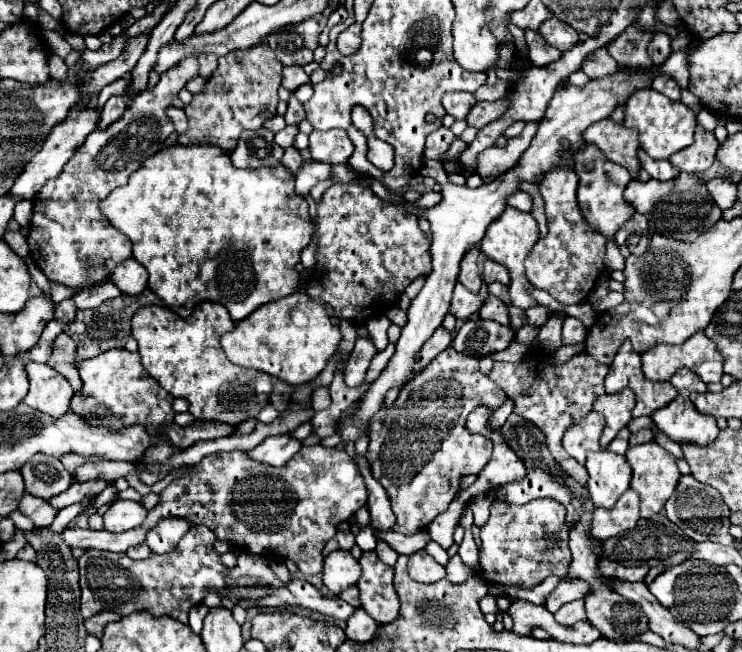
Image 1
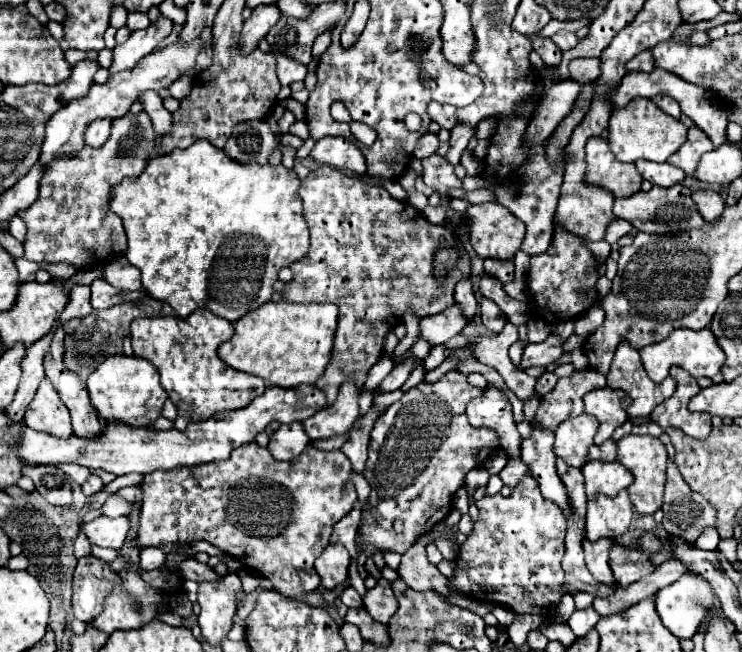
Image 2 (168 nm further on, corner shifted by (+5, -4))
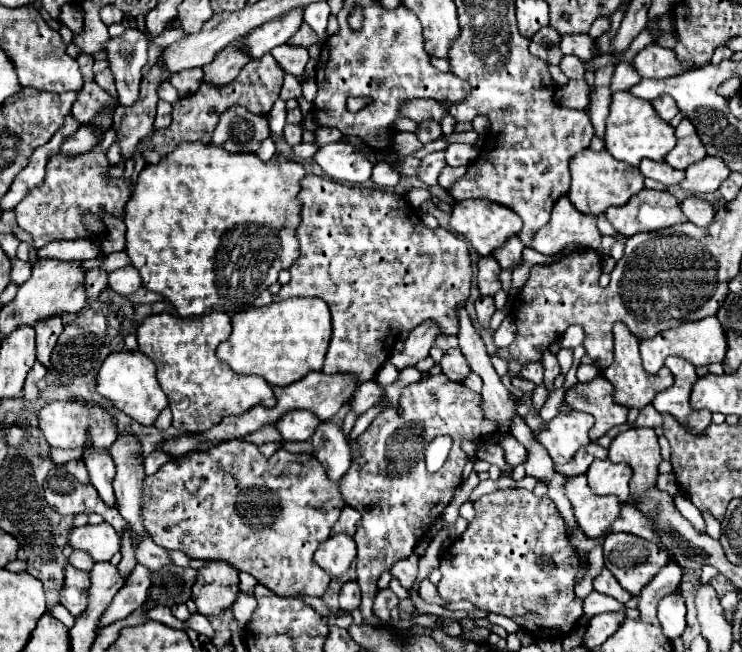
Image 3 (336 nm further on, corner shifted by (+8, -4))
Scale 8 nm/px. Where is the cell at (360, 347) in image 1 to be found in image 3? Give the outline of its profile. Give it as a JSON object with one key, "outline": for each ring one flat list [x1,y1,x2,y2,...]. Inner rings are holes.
{"outline":[[320,422,312,436,312,444,314,456,322,462,330,480,338,482,352,464,350,446,342,426,334,422]]}

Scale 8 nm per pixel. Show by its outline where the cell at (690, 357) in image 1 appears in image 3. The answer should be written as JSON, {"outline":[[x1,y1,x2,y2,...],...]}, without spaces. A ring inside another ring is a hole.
{"outline":[[710,316,710,318,704,318,702,322,688,322,688,324,682,324,680,328,666,330,666,332,654,336,652,340,640,342,640,354,642,354,644,370,648,374,656,374,664,366,664,360,668,356,684,358,694,366,710,366,714,362,724,360,724,356,726,356,726,336,724,336,724,330,722,330,718,318]]}

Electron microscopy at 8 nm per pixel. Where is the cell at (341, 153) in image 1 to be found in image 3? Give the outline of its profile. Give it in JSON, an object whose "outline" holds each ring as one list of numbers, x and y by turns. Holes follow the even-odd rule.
{"outline":[[346,142,322,146,314,154,314,160,326,172,326,176,348,184,362,184,372,174,370,160]]}

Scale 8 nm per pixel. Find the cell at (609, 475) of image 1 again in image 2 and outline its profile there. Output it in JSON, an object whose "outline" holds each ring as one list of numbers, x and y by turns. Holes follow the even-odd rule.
{"outline":[[587,462,583,468,583,476,585,476,585,492,587,498,595,498,597,494,605,494,605,496,617,496,619,490,627,488,633,482,633,474,615,462]]}

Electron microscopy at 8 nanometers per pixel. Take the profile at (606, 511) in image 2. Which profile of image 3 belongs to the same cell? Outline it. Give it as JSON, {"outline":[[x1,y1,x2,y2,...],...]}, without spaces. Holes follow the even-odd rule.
{"outline":[[574,476,566,482,566,496,572,502,580,530,588,538,602,536,620,514,620,500,614,496,598,496,586,486,586,476]]}

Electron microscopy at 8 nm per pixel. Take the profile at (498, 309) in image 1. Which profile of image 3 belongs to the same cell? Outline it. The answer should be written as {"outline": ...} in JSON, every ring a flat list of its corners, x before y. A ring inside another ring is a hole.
{"outline":[[482,296,482,298,478,298,478,300,476,300,476,316,478,316,480,326,488,328,490,318,492,318,492,314,494,314,494,312,496,312,496,308,494,308,494,300,492,300,492,298]]}

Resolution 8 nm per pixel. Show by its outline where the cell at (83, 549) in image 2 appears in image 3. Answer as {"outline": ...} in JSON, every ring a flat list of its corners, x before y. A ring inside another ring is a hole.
{"outline":[[72,550,68,562,72,566,78,566,78,570,86,570,86,572,90,572,94,566,94,558,86,550]]}

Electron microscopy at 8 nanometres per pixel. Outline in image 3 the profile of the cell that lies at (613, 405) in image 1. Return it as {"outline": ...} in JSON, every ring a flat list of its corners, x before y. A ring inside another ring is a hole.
{"outline":[[598,376,594,382,578,384,574,388,574,394,564,396,574,410,588,412,596,418,590,440,596,442,600,436,604,436,612,426,624,424,628,410,614,402,614,386,606,382,606,378]]}

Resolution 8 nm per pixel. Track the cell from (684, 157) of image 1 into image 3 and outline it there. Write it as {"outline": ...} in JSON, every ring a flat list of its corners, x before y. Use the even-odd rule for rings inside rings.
{"outline":[[684,118,680,126,676,128,678,144,672,152,668,152,666,162,676,170,686,170,690,164,702,160,706,156,706,148,702,146,702,140,698,138,692,122]]}

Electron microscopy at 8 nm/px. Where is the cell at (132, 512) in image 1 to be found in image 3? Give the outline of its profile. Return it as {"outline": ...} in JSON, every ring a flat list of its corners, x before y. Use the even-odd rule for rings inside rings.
{"outline":[[86,524,80,528,72,528,70,532,70,546,88,550,96,560,110,560,116,552,120,552,120,536,108,524]]}

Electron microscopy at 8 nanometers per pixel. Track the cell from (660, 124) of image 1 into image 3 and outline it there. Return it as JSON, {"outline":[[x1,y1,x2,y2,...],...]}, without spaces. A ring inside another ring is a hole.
{"outline":[[616,92,612,94,604,142,606,142,606,150,616,160,626,162,630,166,638,166,638,162,644,158,662,162,666,154,676,146,676,136,674,136,674,128,658,116,658,112,652,108,648,100,636,98,630,92]]}

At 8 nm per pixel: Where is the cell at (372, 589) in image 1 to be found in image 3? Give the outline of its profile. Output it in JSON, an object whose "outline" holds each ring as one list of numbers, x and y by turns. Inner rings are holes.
{"outline":[[390,588,378,590,378,594,374,598,374,616,378,620,382,620,382,622,388,622,390,620,390,612,396,606,398,606,398,596]]}

